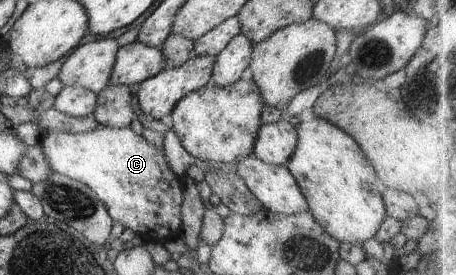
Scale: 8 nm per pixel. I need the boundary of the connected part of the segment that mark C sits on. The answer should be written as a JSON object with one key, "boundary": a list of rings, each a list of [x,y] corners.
{"boundary":[[[99,124],[96,130],[77,133],[51,130],[42,135],[39,147],[43,148],[53,172],[88,185],[105,205],[111,219],[119,221],[125,229],[134,231],[143,241],[164,244],[169,240],[182,237],[180,207],[183,201],[184,183],[181,177],[171,170],[163,150],[157,149],[129,126],[112,128]]]}

